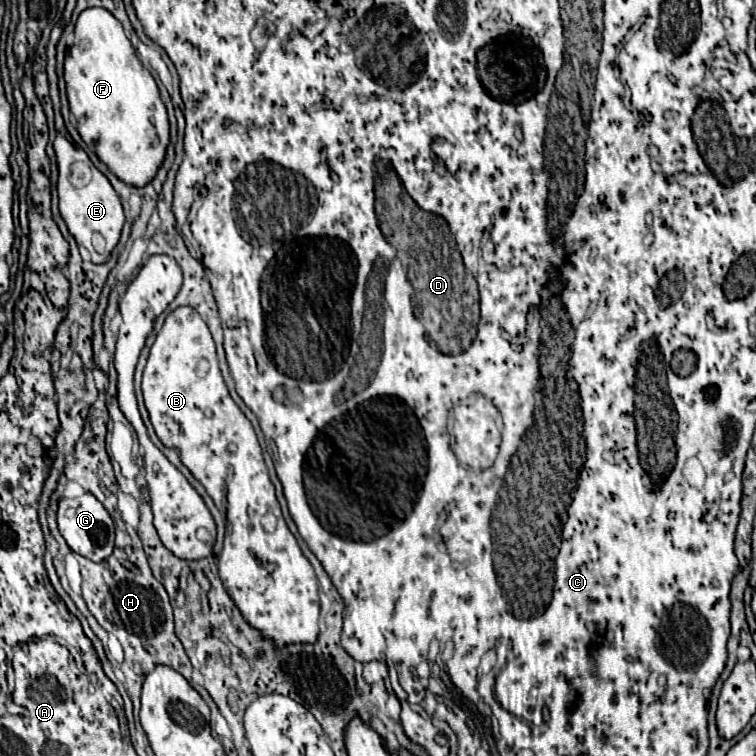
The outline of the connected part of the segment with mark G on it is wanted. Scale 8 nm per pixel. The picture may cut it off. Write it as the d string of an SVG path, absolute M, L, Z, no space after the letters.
M84 492L80 498L60 498L58 500L58 530L64 536L66 544L80 556L86 556L94 562L100 562L108 558L114 550L114 522L102 502L90 494Z

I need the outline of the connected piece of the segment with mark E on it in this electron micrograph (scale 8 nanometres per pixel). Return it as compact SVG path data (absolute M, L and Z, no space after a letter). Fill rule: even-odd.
M52 74L50 76L50 98L52 98L52 104L54 104L54 114L56 114L56 140L54 140L54 150L56 150L56 156L58 156L58 197L59 197L59 211L62 214L62 220L66 222L70 234L76 238L78 246L84 246L90 250L92 254L92 262L96 264L102 264L106 262L106 258L110 256L110 252L114 250L114 246L118 244L118 238L120 238L120 232L122 232L122 226L124 226L124 212L122 212L122 204L120 204L120 198L116 194L116 190L112 188L110 180L98 170L92 166L92 162L88 160L86 152L78 146L74 146L66 126L64 126L64 120L60 116L60 98L58 98L58 82L56 82L56 76ZM76 160L84 160L90 164L92 168L92 182L84 188L74 188L70 184L70 166L72 162ZM97 237L104 239L105 248L102 253L96 252L93 246L93 240Z

